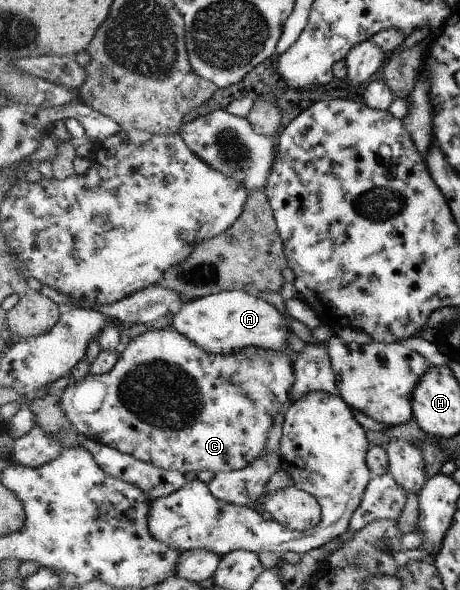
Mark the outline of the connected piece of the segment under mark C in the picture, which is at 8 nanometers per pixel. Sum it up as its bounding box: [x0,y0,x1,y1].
[62,328,295,474]

